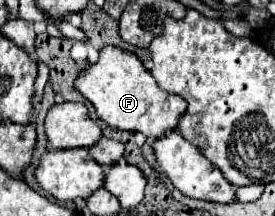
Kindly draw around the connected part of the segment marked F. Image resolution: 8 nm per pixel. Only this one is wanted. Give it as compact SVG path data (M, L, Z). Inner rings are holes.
M114 45L102 47L98 61L90 63L84 73L78 75L74 87L96 107L98 119L116 129L140 131L148 139L158 139L176 129L178 117L186 111L186 101L182 97L160 89L134 53L122 51Z

